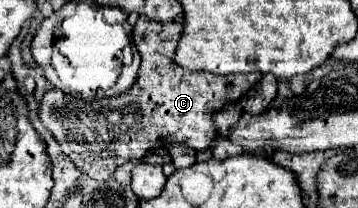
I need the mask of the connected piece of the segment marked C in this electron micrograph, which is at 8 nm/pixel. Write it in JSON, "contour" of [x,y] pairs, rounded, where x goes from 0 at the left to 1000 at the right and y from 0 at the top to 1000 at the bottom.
{"contour":[[[385,91],[369,149],[369,188],[397,264],[397,313],[385,332],[380,409],[341,447],[335,466],[291,476],[291,486],[257,486],[257,495],[229,495],[184,466],[168,428],[140,428],[123,447],[106,553],[117,572],[117,601],[156,659],[156,678],[173,707],[173,736],[207,774],[212,813],[240,832],[257,861],[296,870],[324,803],[363,764],[397,764],[419,716],[458,707],[475,688],[514,688],[547,726],[581,716],[592,678],[603,668],[603,611],[592,582],[592,553],[615,534],[626,505],[665,486],[693,428],[709,418],[732,380],[732,351],[670,351],[670,361],[598,361],[587,341],[525,341],[497,322],[480,293],[492,207],[503,188],[508,130],[497,101],[469,101],[469,111],[441,111],[441,101],[413,101],[413,91]]]}

